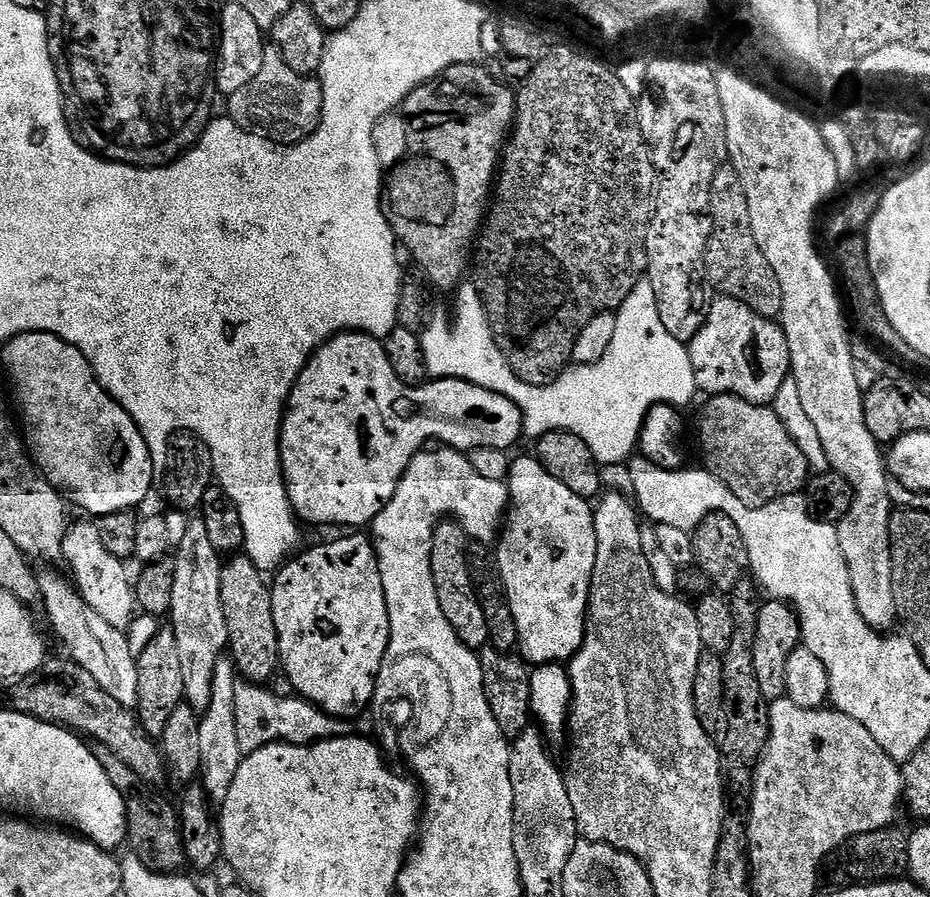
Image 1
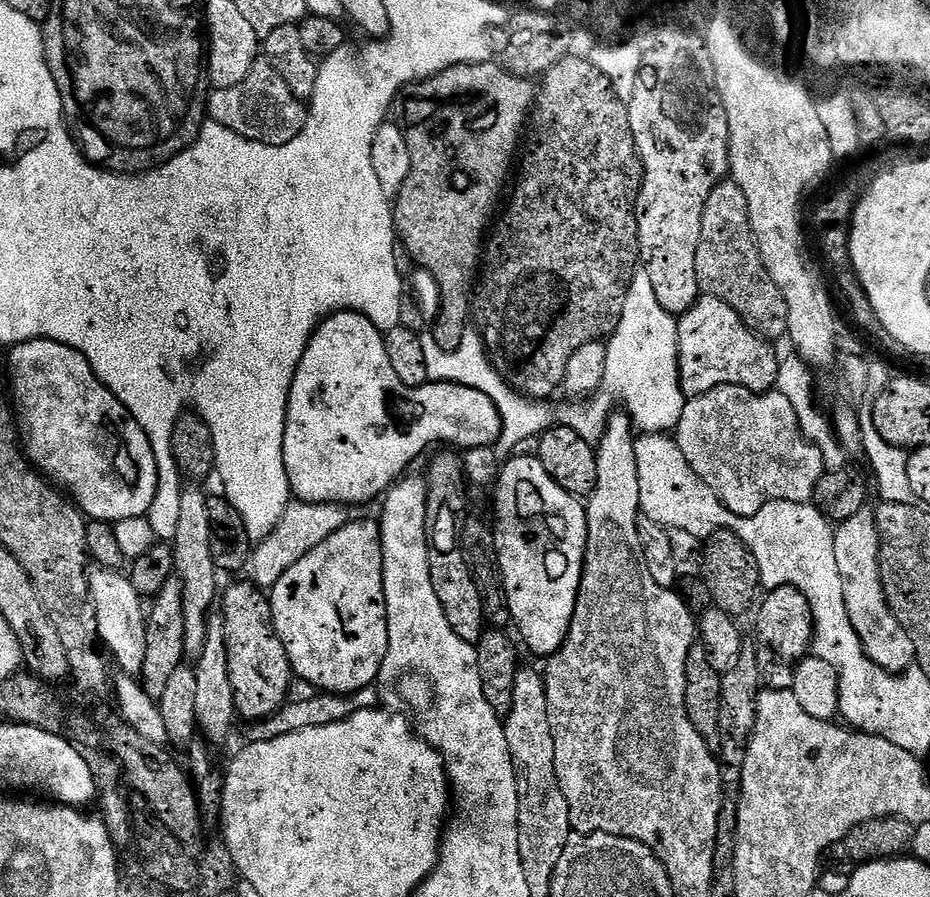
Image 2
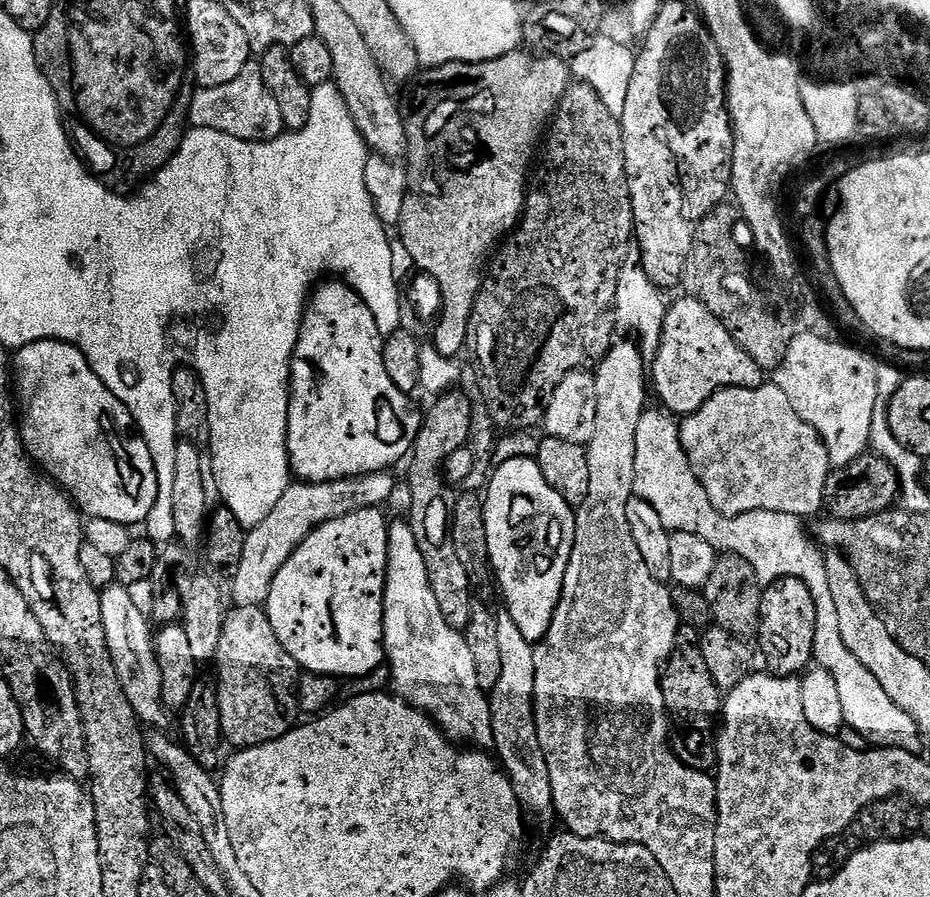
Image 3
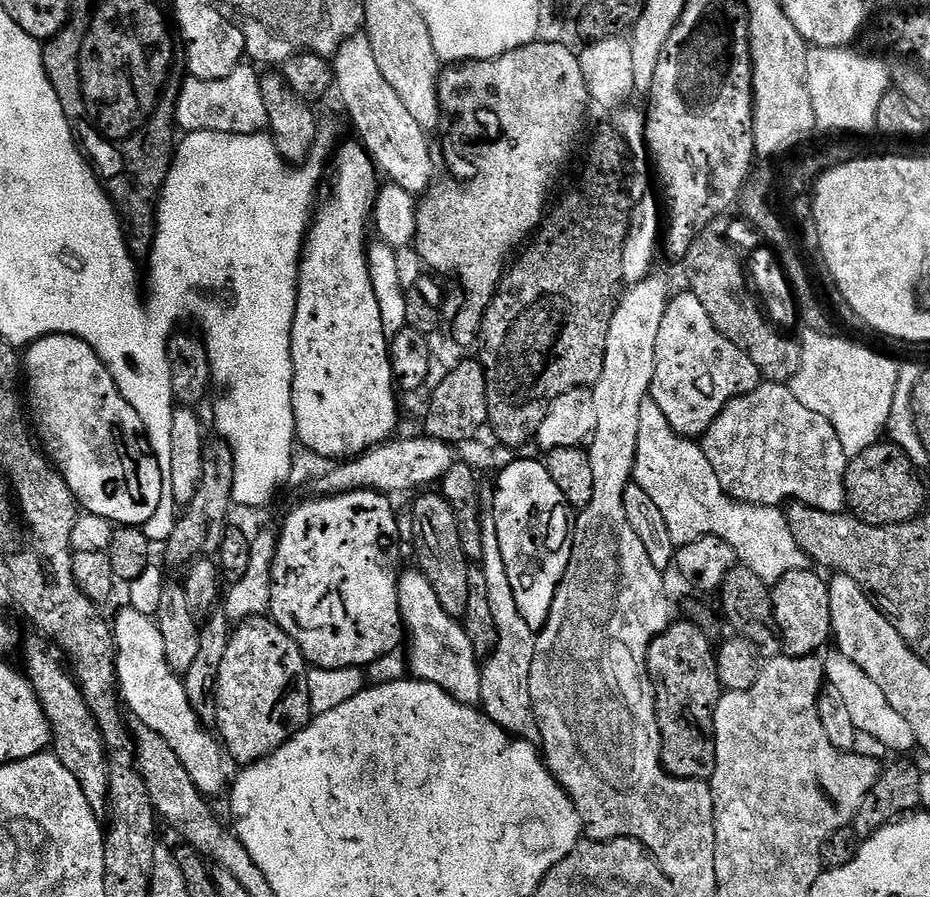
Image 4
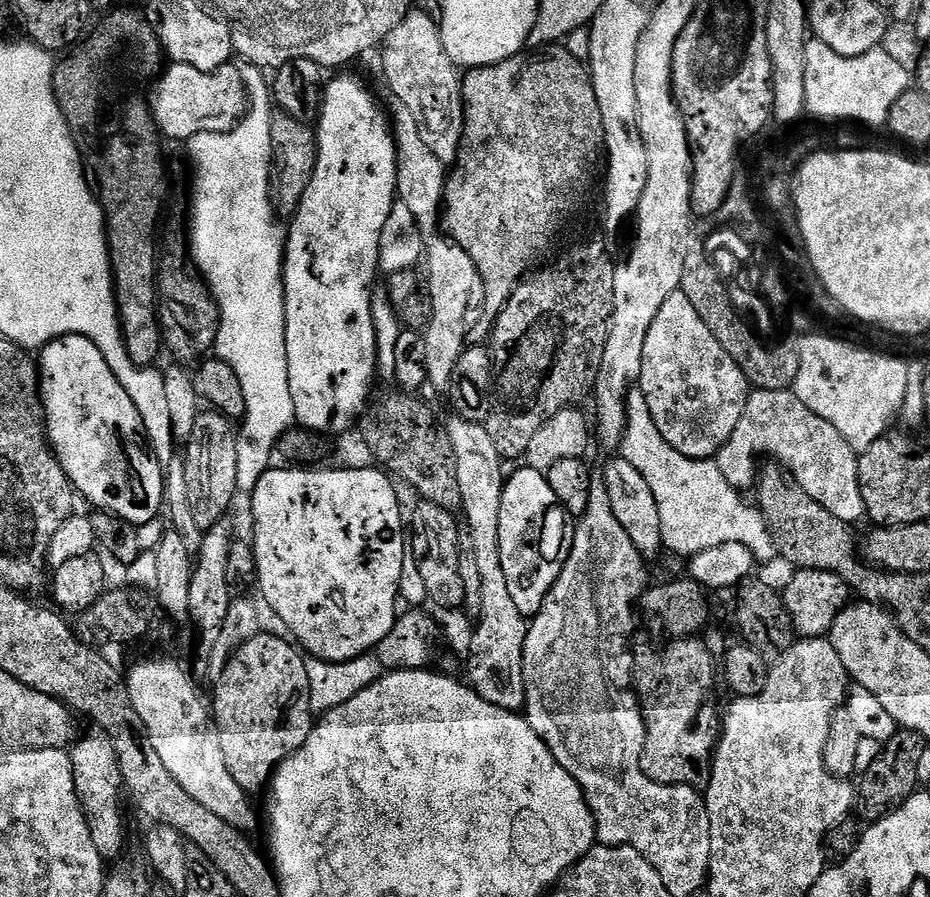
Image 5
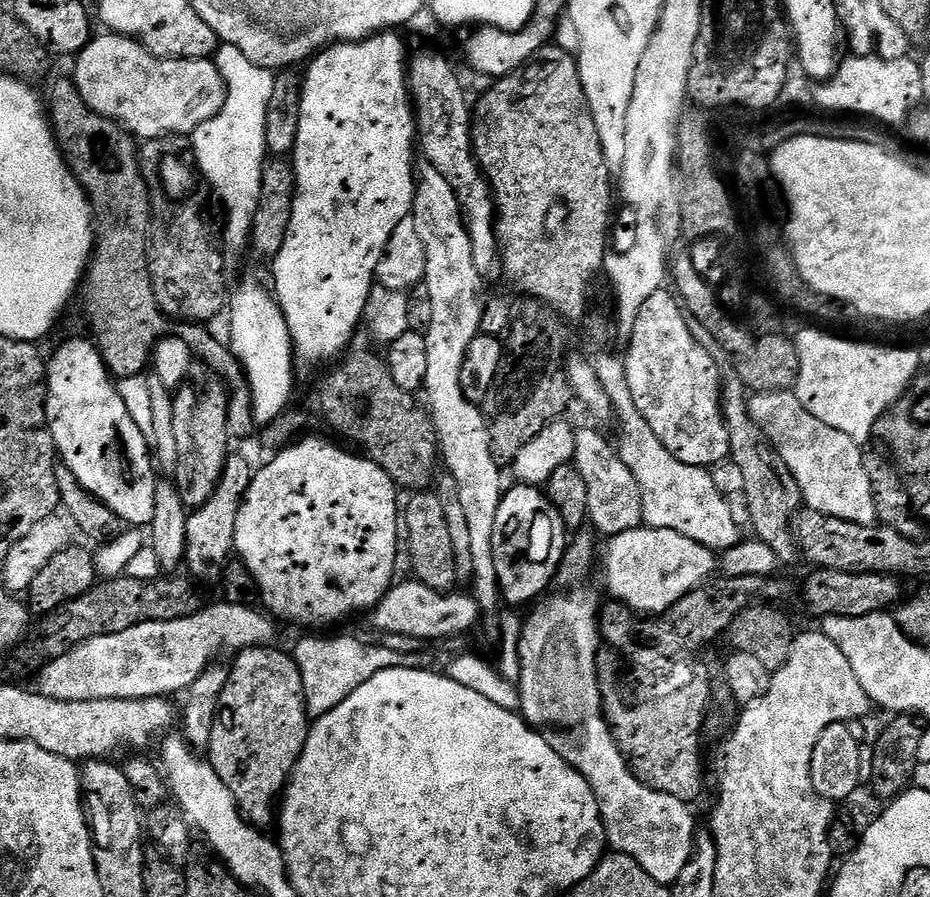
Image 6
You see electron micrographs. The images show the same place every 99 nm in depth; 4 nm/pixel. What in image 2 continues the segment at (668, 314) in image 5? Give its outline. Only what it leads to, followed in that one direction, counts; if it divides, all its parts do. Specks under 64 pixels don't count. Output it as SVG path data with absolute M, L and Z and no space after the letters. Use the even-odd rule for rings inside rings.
M701 295L695 306L679 317L676 330L680 351L680 385L685 397L701 396L718 386L733 384L751 392L771 392L776 387L781 357L769 341L751 332L726 302Z

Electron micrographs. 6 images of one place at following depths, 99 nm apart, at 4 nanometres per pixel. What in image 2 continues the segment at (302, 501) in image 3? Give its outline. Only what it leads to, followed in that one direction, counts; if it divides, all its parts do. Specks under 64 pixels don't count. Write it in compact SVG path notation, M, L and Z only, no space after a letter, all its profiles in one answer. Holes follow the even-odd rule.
M291 501L279 525L253 549L250 558L253 583L261 589L270 590L277 584L278 579L282 578L282 575L286 574L296 562L301 561L310 550L314 550L315 546L320 546L330 534L336 533L342 526L348 524L352 518L350 512L351 509L343 504Z

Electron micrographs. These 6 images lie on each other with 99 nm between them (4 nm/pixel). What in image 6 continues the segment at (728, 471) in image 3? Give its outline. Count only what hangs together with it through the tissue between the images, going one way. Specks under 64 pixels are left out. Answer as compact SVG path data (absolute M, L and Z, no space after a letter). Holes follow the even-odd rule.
M792 390L757 392L749 399L748 409L756 425L764 431L788 467L788 473L796 480L807 507L823 516L843 520L872 522L877 519L876 496L872 493L872 480L868 477L868 468L860 453L863 451L861 445L850 438L850 434L842 434L842 430L834 430L834 426L818 422L818 418L802 406Z

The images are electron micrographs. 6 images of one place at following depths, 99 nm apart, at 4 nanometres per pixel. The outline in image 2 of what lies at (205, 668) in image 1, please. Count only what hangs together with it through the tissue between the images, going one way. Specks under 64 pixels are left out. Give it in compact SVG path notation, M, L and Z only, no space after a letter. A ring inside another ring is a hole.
M192 486L196 488L185 487L181 494L180 500L180 519L178 521L178 527L176 529L176 536L170 541L173 546L173 552L175 554L175 566L174 572L182 582L183 590L183 613L185 615L185 625L183 627L183 644L185 655L189 659L197 659L201 654L205 640L207 638L207 624L208 618L211 613L211 606L220 590L218 586L218 569L215 566L215 560L213 558L211 550L211 524L210 524L210 512L208 512L208 499L207 493L203 493L201 487Z

